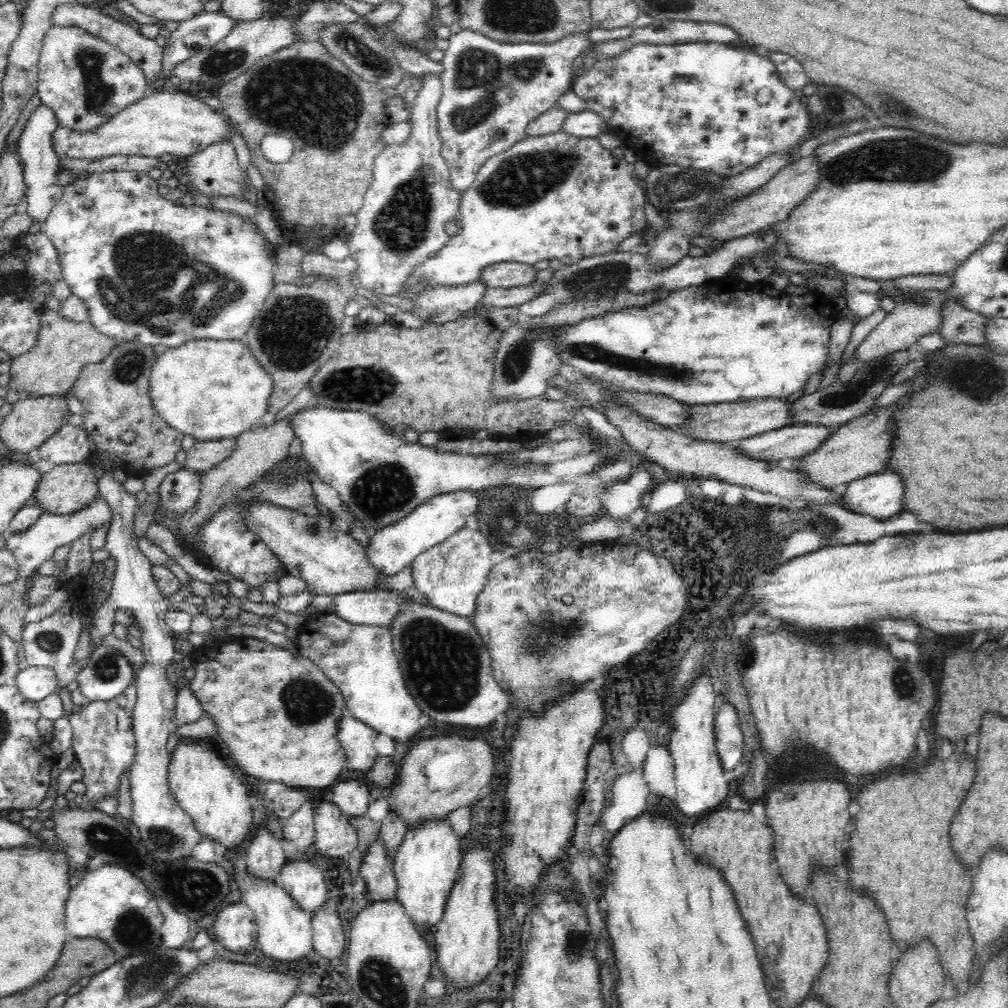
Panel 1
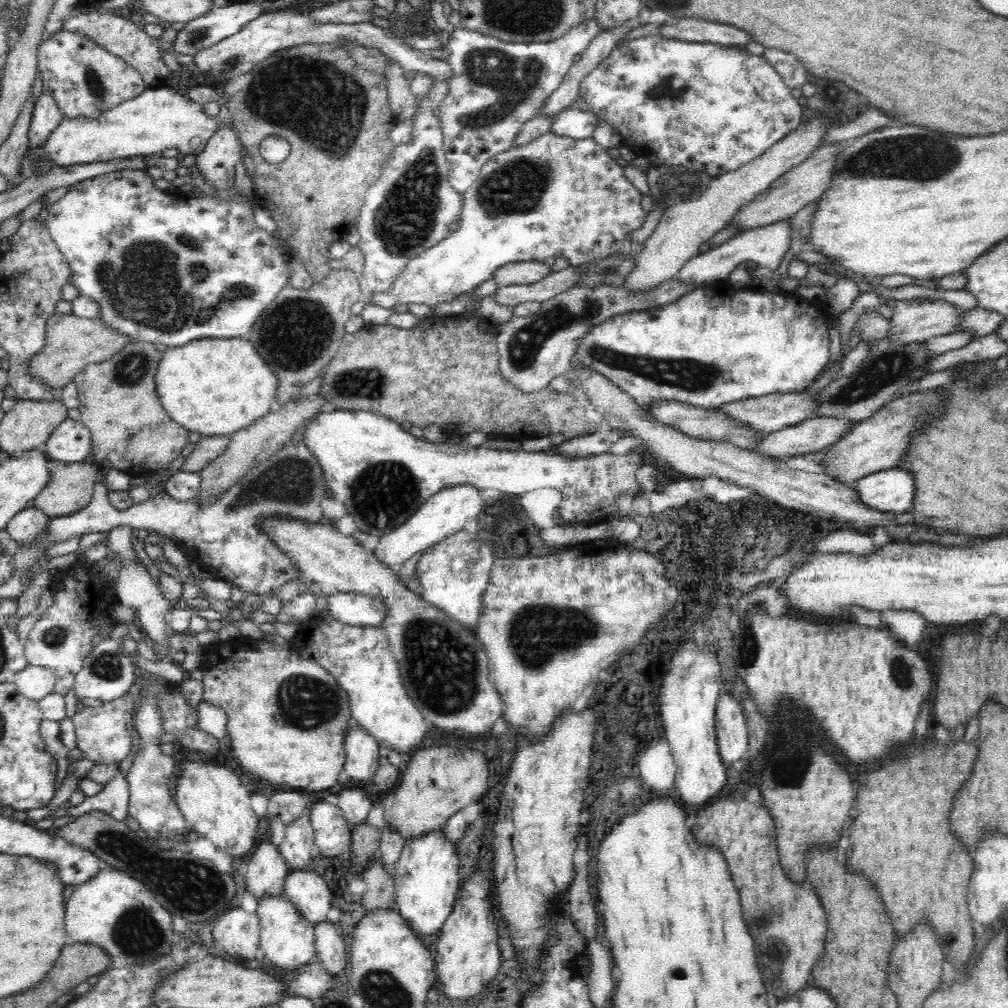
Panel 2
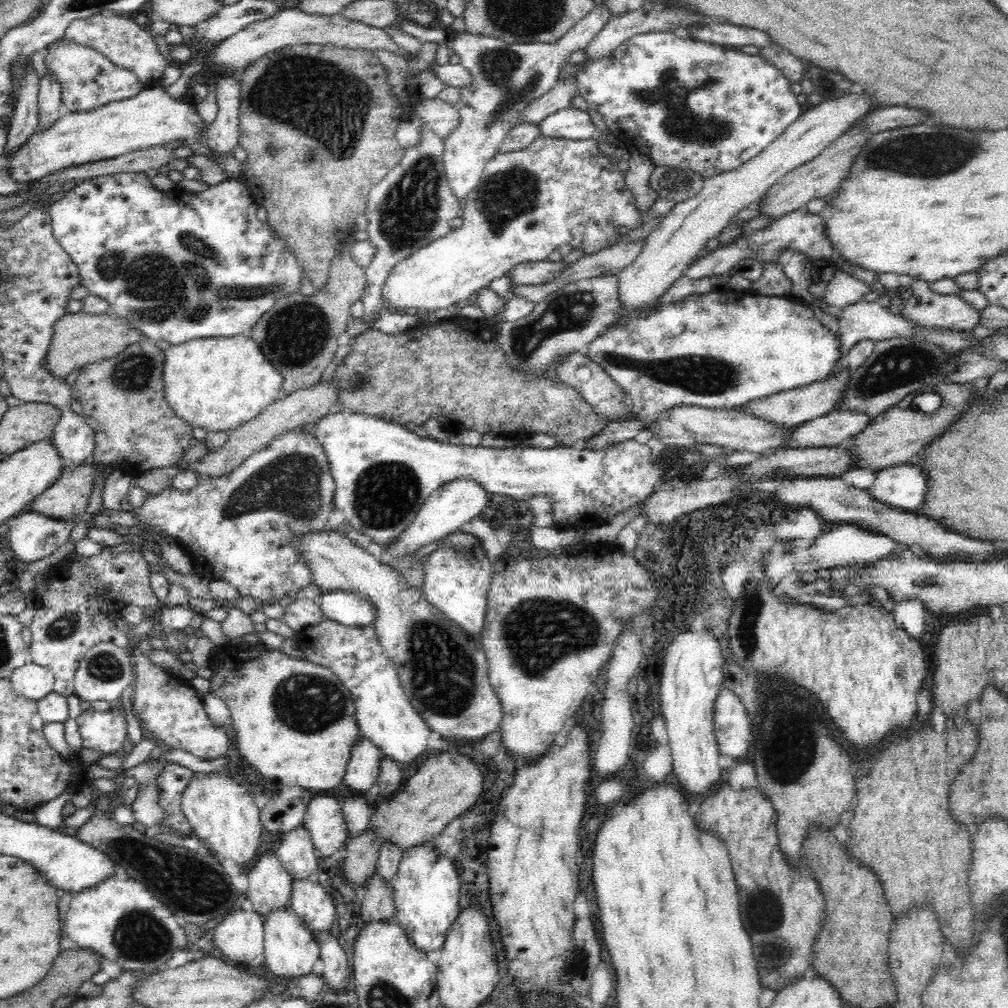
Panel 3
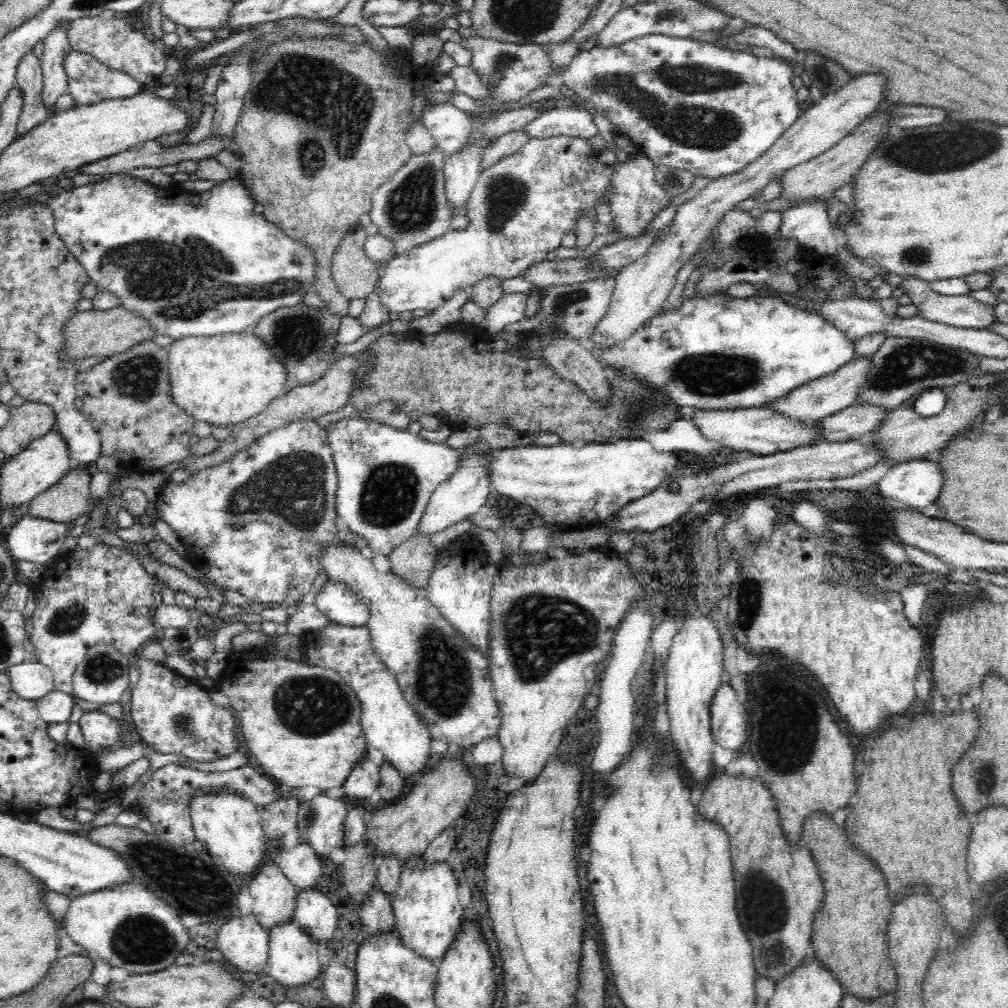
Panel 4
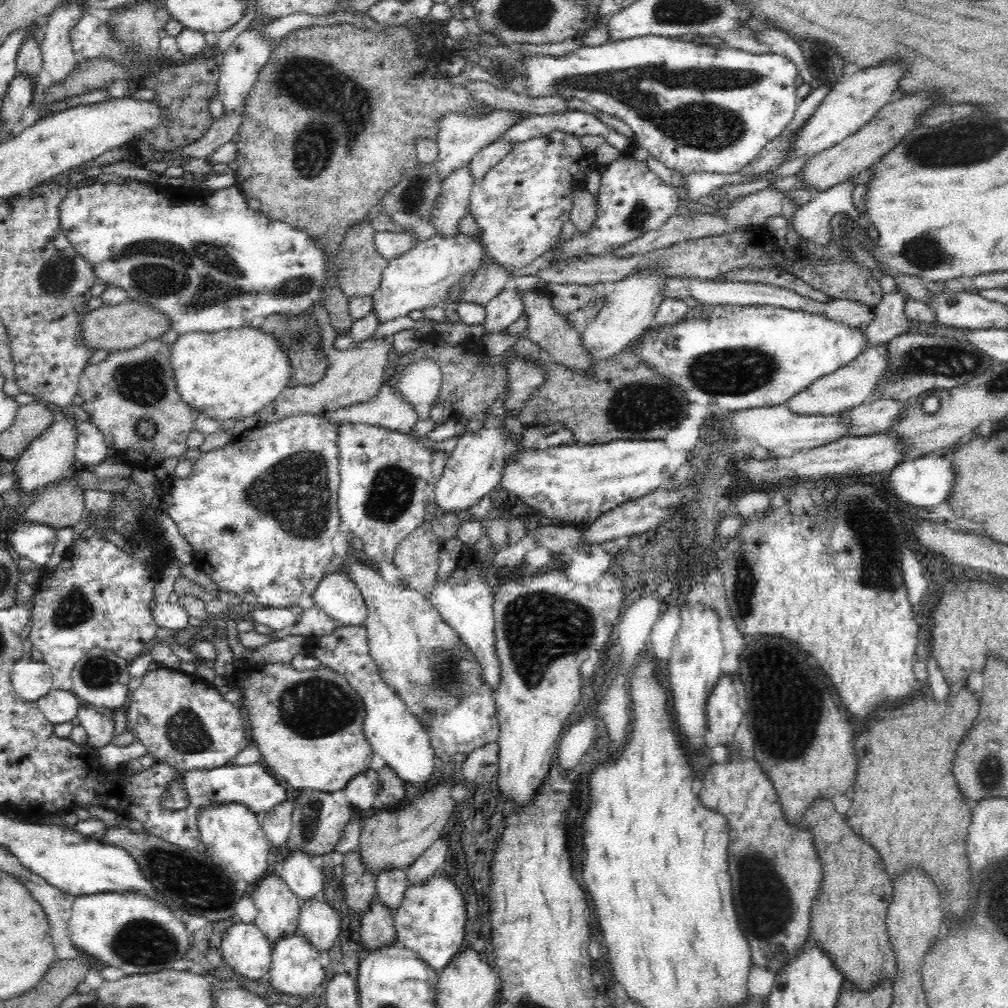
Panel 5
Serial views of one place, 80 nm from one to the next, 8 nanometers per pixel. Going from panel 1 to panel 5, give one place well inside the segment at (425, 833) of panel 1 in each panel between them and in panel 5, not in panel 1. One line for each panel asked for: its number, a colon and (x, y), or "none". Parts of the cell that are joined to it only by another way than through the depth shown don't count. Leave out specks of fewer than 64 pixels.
2: (426, 876)
3: (426, 886)
4: (427, 912)
5: (429, 920)

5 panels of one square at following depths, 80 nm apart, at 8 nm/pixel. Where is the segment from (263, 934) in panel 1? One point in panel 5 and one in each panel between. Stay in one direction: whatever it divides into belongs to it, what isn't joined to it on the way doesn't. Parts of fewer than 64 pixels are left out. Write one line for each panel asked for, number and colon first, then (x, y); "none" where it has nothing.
2: (287, 939)
3: (288, 949)
4: (293, 959)
5: (295, 968)

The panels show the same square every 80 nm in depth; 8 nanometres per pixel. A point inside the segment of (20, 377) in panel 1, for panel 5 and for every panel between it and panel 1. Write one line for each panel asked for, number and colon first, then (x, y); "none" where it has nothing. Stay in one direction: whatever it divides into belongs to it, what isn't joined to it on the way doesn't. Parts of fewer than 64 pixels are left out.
2: (71, 343)
3: (78, 339)
4: (88, 334)
5: (120, 327)

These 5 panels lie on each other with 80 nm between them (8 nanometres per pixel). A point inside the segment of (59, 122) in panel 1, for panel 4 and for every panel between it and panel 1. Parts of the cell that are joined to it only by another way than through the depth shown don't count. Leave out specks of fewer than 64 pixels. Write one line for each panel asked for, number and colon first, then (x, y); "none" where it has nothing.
2: (84, 78)
3: (88, 79)
4: (89, 81)

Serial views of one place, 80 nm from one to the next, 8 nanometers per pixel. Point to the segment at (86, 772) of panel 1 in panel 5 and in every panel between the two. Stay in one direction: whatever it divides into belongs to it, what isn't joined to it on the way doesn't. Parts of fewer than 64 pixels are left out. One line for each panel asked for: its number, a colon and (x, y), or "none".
2: (104, 735)
3: (104, 731)
4: (100, 731)
5: (100, 729)

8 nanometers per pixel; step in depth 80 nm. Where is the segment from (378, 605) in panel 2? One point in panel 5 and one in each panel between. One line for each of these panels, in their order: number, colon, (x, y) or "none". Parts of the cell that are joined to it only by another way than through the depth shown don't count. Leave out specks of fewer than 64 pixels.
3: (349, 609)
4: (337, 601)
5: (336, 594)

